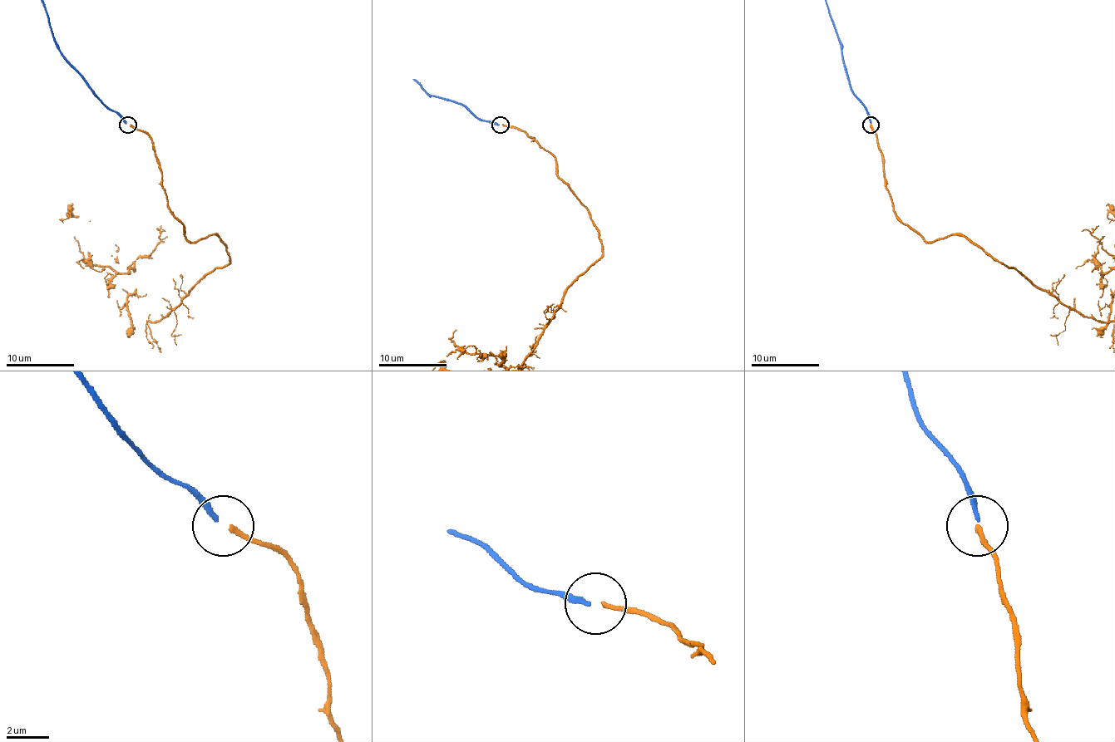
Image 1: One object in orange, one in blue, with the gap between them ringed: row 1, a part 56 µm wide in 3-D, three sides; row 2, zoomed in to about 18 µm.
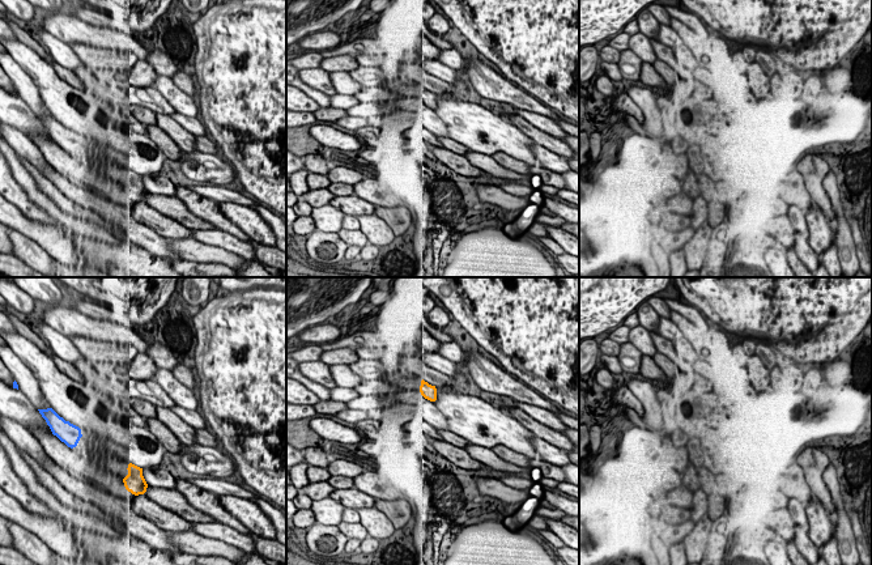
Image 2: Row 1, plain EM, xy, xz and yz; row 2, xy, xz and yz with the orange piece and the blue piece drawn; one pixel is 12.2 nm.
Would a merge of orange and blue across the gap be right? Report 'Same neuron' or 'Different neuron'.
Same neuron

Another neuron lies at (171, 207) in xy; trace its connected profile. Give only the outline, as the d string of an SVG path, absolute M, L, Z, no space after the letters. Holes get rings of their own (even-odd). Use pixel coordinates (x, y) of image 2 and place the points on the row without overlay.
M148 192L144 200L148 205L161 212L162 214L176 220L183 226L192 230L216 229L210 222L201 220L188 211L186 204L176 196L166 196Z

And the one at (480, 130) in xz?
M448 94L435 95L437 107L433 110L447 126L450 139L476 153L492 157L503 152L529 166L541 166L531 149L536 143L509 120L477 103Z

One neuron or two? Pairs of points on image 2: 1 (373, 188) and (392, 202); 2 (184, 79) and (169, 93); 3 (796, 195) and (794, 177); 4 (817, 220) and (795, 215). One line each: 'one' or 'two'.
1: one
2: two
3: one
4: two

